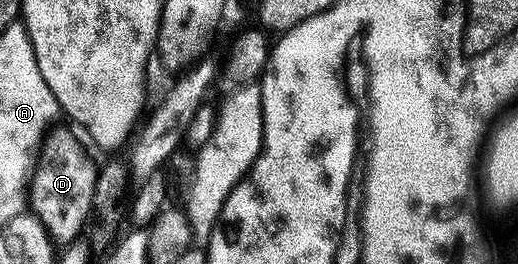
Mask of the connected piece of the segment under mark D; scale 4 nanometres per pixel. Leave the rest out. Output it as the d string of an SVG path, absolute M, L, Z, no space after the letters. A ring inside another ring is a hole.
M72 128L56 129L43 143L27 199L31 212L45 225L54 242L72 243L82 236L90 220L98 166L93 165L88 151L81 146L82 138L77 138Z

